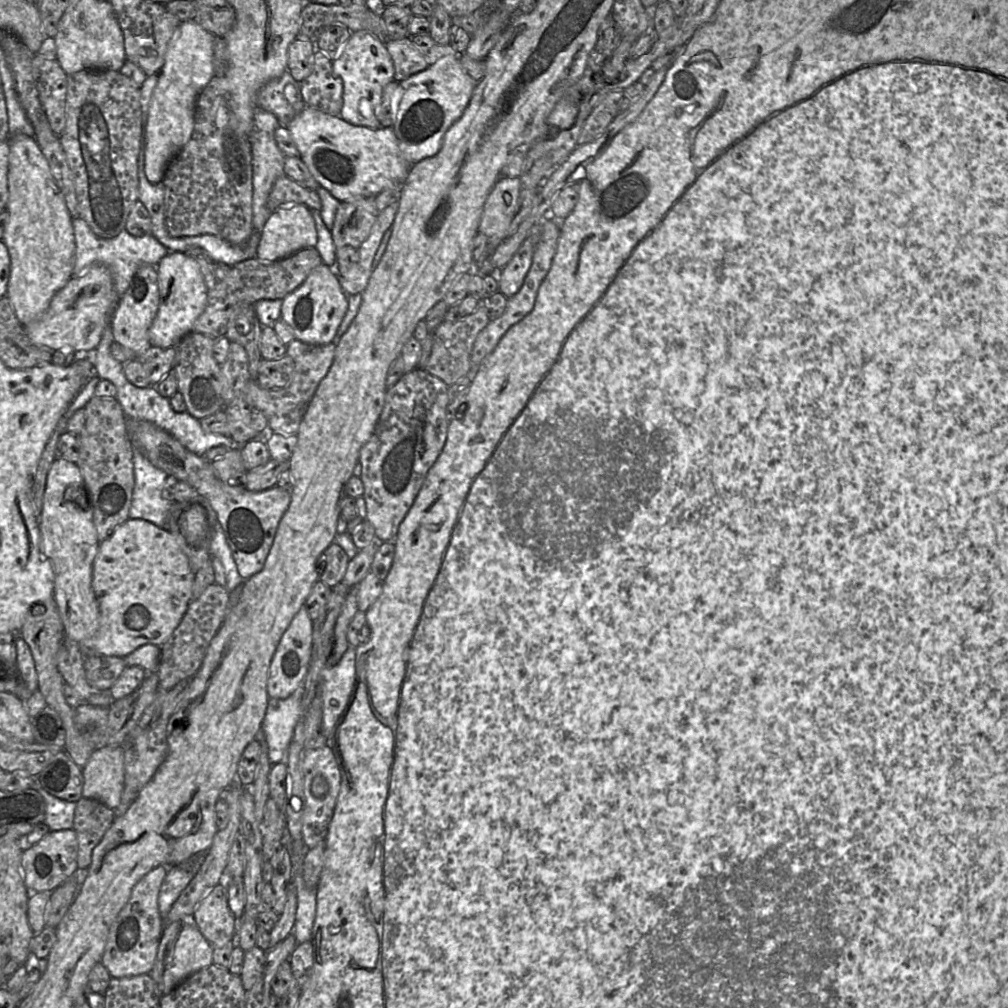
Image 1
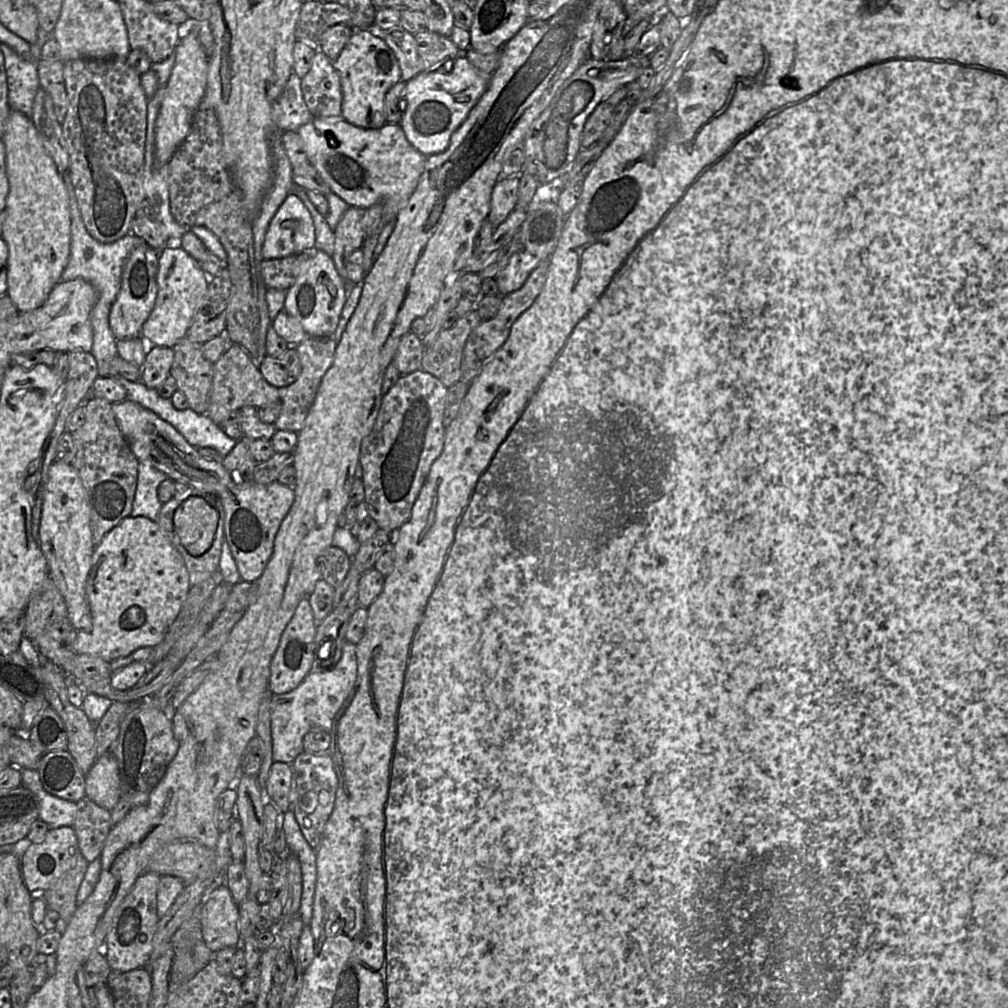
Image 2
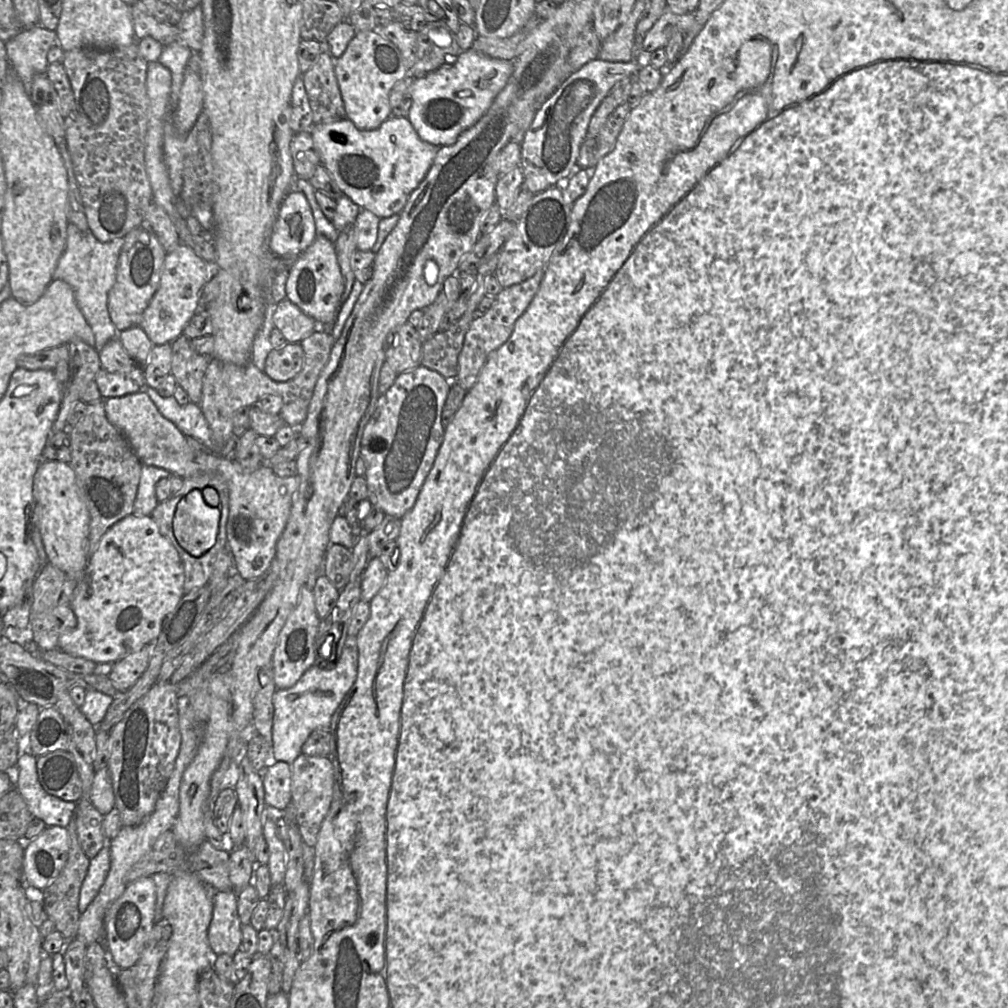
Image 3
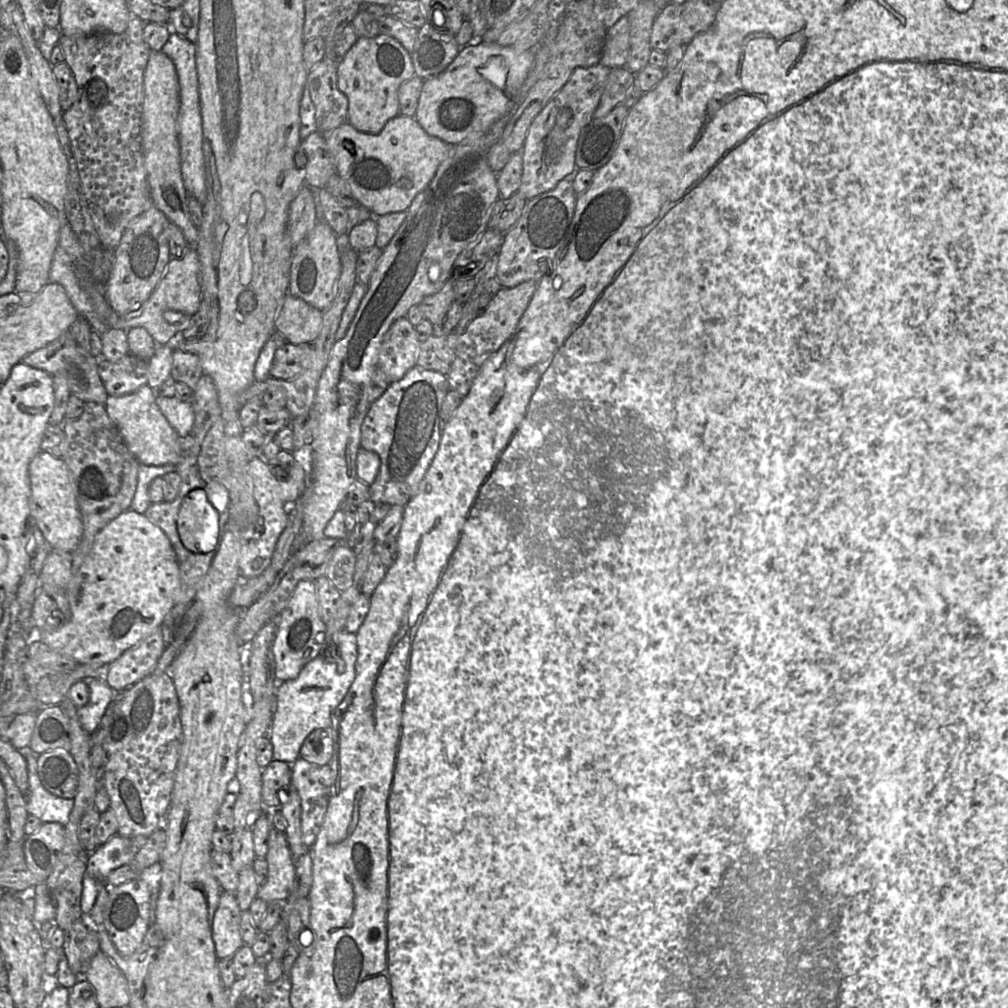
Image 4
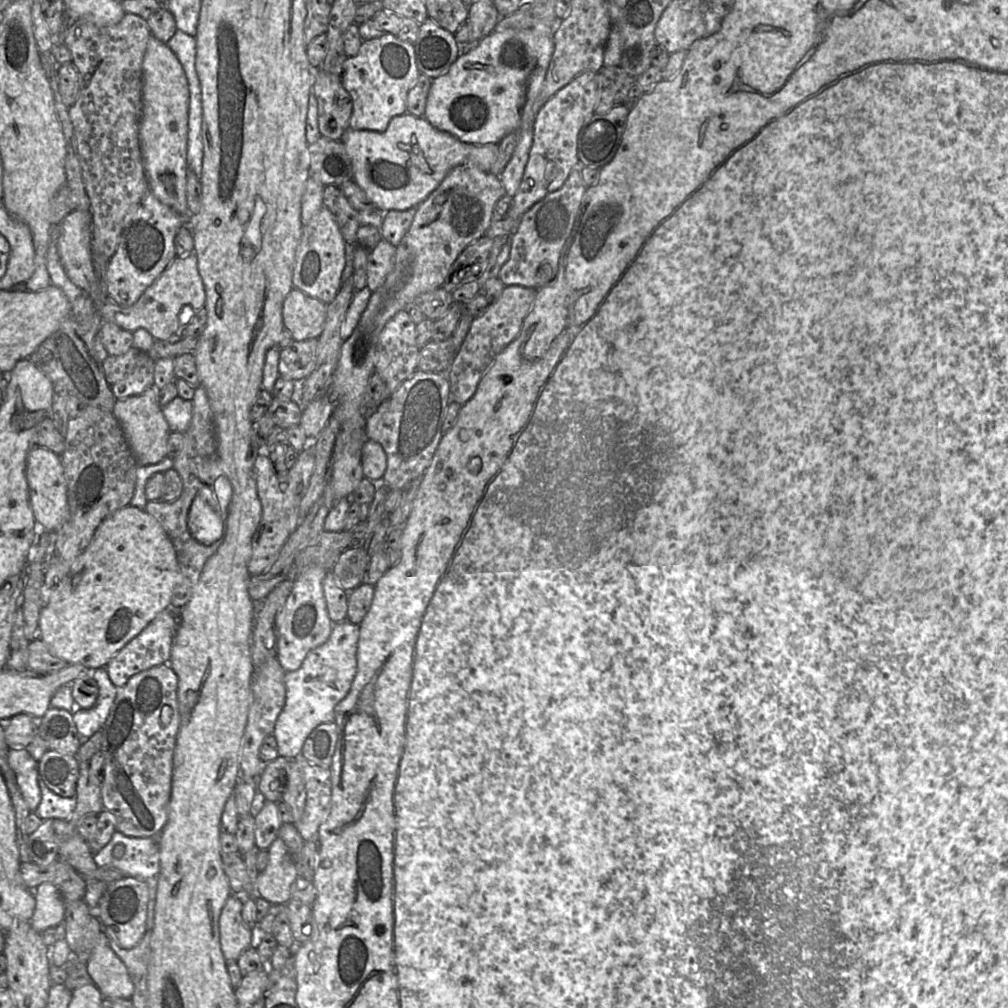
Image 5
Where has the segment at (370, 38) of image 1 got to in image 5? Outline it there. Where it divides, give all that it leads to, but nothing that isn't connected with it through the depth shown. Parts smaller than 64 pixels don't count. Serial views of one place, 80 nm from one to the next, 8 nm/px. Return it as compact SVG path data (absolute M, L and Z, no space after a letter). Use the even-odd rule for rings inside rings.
M385 33L380 38L363 41L357 55L344 63L341 82L352 99L350 128L384 132L394 116L407 112L407 95L420 76L415 46Z

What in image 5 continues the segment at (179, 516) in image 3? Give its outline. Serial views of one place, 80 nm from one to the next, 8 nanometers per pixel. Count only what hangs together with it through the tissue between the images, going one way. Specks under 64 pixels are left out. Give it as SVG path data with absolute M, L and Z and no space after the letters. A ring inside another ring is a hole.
M197 494L188 512L188 528L195 541L210 547L223 537L223 519L210 494Z

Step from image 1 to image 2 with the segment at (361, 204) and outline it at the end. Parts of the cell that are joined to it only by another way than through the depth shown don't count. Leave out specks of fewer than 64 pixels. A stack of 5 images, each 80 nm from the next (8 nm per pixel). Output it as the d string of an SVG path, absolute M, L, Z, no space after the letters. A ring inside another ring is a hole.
M350 206L342 215L334 230L335 247L332 255L336 269L344 280L345 292L350 295L355 284L347 279L346 260L355 250L361 249L367 236L363 229L363 218L366 209Z

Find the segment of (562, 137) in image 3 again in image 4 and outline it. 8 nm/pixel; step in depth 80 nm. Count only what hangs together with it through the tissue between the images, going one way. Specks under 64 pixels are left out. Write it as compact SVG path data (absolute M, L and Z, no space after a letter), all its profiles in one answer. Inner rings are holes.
M600 63L576 68L567 83L535 117L521 150L523 170L518 192L526 200L554 189L561 180L576 170L575 156L580 135L594 118L594 111L612 70Z

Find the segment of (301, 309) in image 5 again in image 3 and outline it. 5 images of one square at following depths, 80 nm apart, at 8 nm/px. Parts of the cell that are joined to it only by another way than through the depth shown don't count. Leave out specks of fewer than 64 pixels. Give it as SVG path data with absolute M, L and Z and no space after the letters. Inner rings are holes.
M288 298L276 305L273 323L288 343L301 343L317 330L319 325Z

